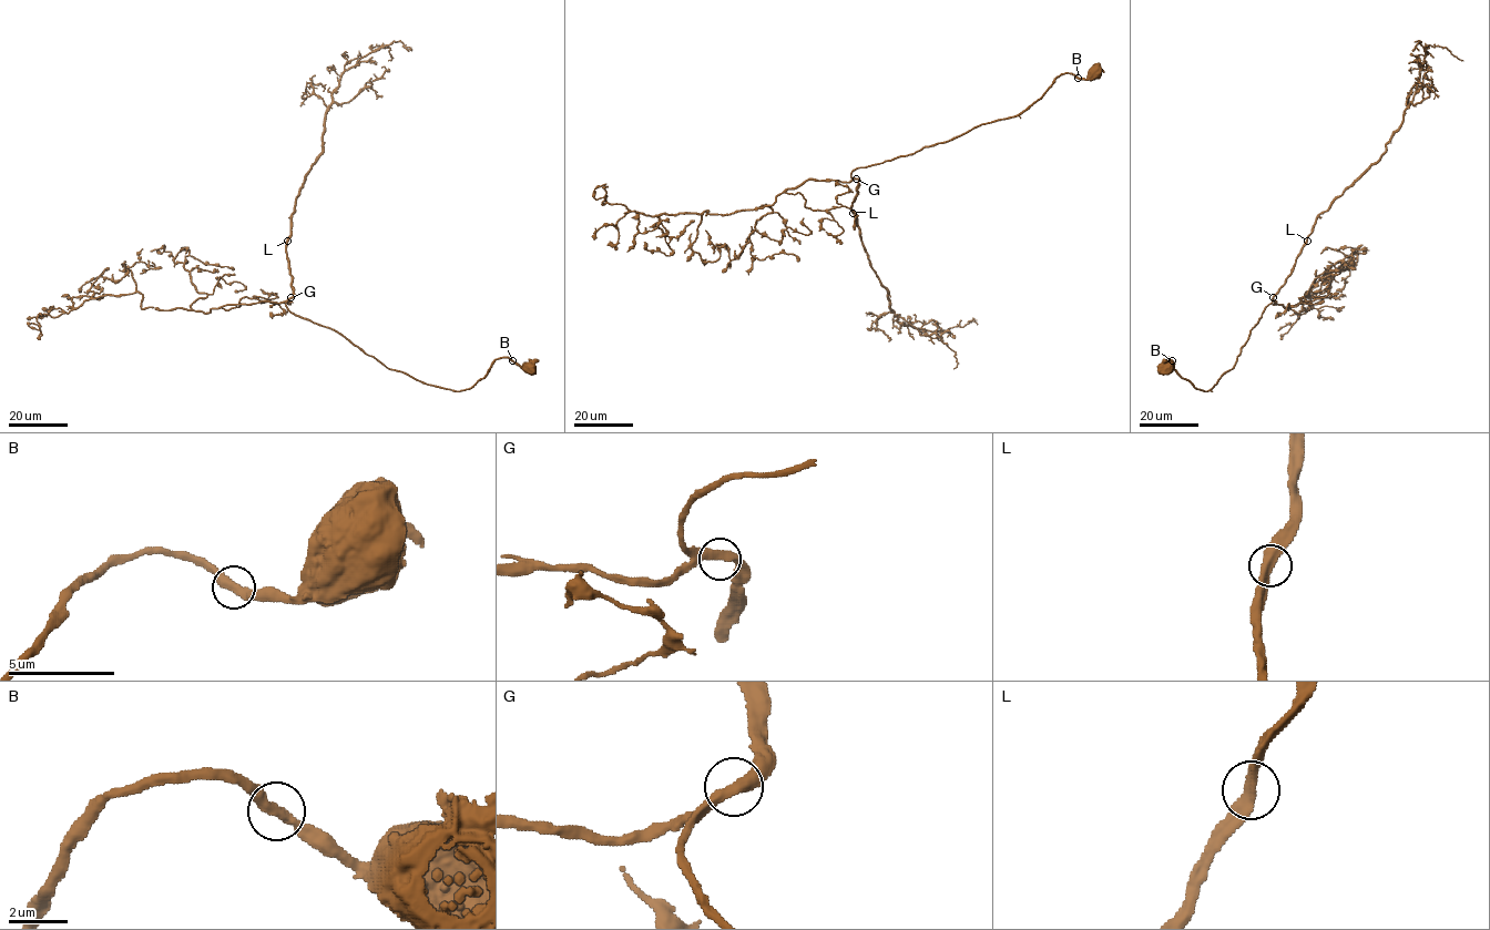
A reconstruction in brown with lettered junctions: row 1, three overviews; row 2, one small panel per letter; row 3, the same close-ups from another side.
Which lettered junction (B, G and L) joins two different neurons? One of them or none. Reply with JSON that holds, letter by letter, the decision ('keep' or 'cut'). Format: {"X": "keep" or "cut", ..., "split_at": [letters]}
{"B": "keep", "G": "keep", "L": "keep", "split_at": []}

